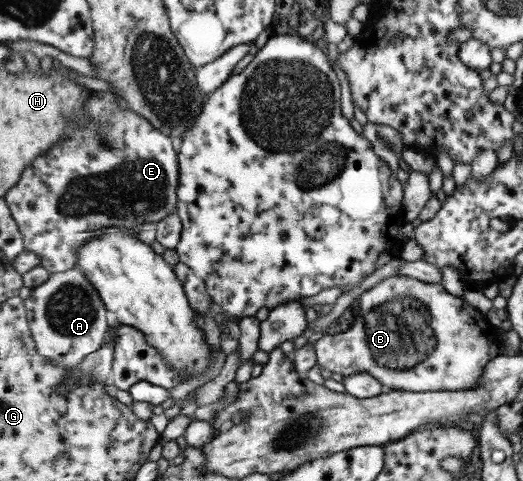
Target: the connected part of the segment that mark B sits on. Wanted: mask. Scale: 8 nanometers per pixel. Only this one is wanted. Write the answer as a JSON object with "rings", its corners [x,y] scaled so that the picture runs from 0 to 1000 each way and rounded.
{"rings":[[[753,572],[753,578],[744,578],[742,582],[727,584],[723,595],[715,595],[711,603],[696,607],[692,611],[692,644],[711,644],[706,651],[686,653],[679,672],[669,680],[669,686],[662,694],[642,694],[642,699],[618,699],[612,703],[600,719],[604,719],[604,732],[608,732],[608,757],[620,765],[620,769],[629,769],[631,773],[642,773],[654,782],[673,782],[686,773],[711,775],[715,786],[727,788],[730,798],[736,798],[740,811],[778,811],[788,815],[818,815],[818,813],[847,813],[847,811],[902,811],[912,805],[912,794],[922,782],[925,767],[929,765],[933,753],[952,738],[964,736],[962,730],[962,699],[964,694],[956,690],[954,678],[945,678],[937,669],[937,661],[929,657],[929,651],[918,649],[914,640],[899,636],[887,617],[868,615],[859,611],[849,603],[849,595],[843,588],[820,588],[799,578],[788,578],[786,574],[761,574]]]}

